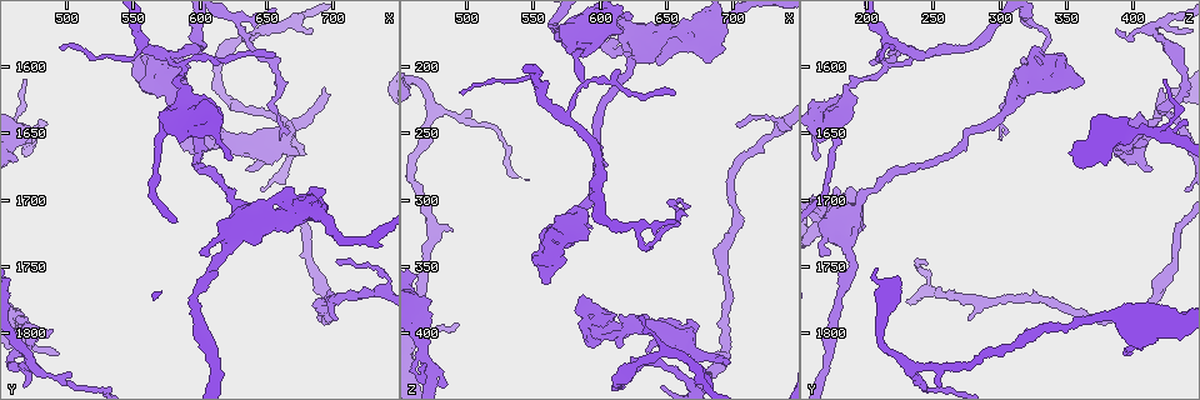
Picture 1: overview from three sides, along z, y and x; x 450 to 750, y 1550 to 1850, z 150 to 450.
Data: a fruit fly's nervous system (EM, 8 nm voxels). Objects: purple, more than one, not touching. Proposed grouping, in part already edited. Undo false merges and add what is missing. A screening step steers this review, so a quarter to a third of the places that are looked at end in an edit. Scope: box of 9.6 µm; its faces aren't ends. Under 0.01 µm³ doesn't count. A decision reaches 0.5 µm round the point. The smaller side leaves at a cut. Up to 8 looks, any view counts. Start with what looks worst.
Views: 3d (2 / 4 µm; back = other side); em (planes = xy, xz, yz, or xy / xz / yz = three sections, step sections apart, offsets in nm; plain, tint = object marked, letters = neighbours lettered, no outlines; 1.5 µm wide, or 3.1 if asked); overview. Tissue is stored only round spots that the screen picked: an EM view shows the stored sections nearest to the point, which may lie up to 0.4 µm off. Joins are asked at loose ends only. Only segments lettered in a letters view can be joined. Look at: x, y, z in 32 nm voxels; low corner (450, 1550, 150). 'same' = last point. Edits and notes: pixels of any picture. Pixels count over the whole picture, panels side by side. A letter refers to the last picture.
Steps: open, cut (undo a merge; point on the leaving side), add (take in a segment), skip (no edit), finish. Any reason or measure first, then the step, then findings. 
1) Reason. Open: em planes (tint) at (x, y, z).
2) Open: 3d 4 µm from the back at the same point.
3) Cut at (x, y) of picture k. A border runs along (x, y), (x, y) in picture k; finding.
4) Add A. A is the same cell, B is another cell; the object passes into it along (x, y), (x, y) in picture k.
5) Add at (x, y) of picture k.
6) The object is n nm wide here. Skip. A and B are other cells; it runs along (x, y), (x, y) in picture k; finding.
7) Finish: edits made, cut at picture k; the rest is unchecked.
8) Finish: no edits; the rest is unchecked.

Thin end. Open: em xz step 4 (letters) at (690, 1618, 420).

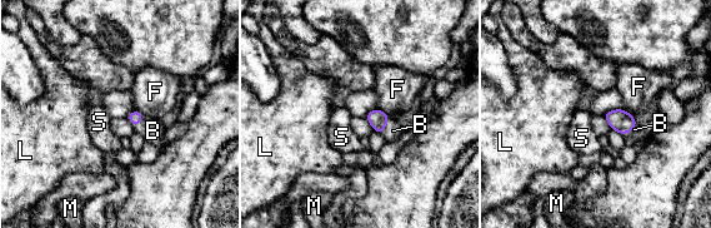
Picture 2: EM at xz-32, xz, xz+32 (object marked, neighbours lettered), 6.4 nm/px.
The object is 90 nm wide here. Add B. B is the same cell, F, L, M and S are other cells; the object passes into it along (377, 119), (384, 127), (392, 130) in picture 2; the cell continues.

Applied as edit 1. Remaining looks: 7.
Open: overview.

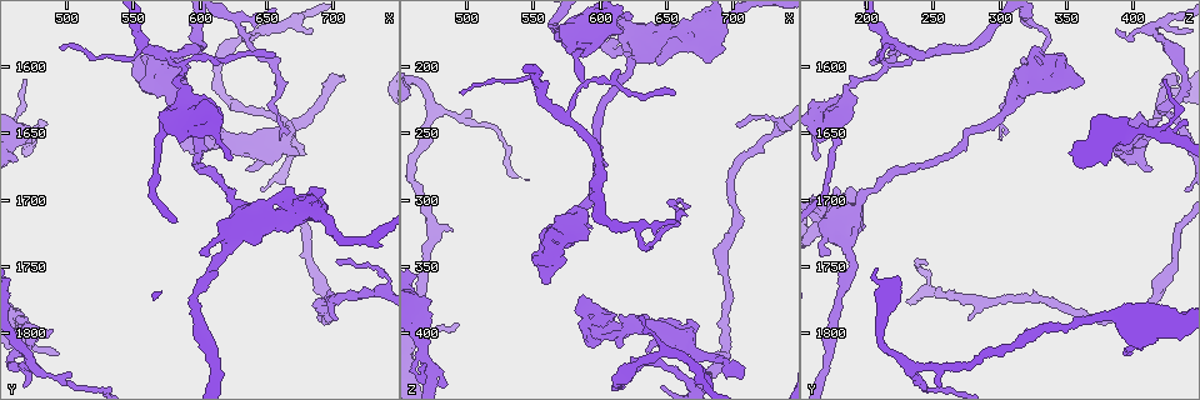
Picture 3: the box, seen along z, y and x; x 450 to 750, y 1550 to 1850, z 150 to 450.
Arms part here. Open: em planes (letters) at (588, 1602, 214).

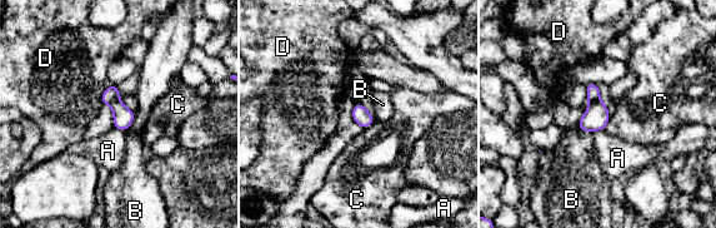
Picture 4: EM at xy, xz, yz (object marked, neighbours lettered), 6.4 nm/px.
Cut at (592, 89) of picture 4. A, B, C and D are other cells; a border runs along (599, 99), (589, 103) in picture 4; two cells meet here.

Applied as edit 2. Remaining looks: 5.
Calibre changes. Open: em planes (letters) at (622, 1698, 196).

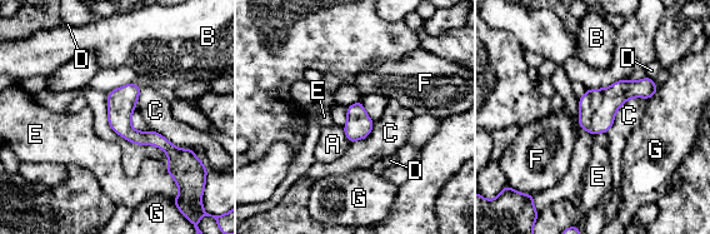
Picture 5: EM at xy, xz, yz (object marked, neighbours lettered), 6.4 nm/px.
The object is 170 nm wide here. Skip. A, B, C, D, E, F and G are other cells; a border runs along (343, 128), (344, 135), (350, 142) in picture 5; all the same cell.

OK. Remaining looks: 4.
Finish: edits made, add at picture 2, cut at picture 4; the rest is unchecked.

